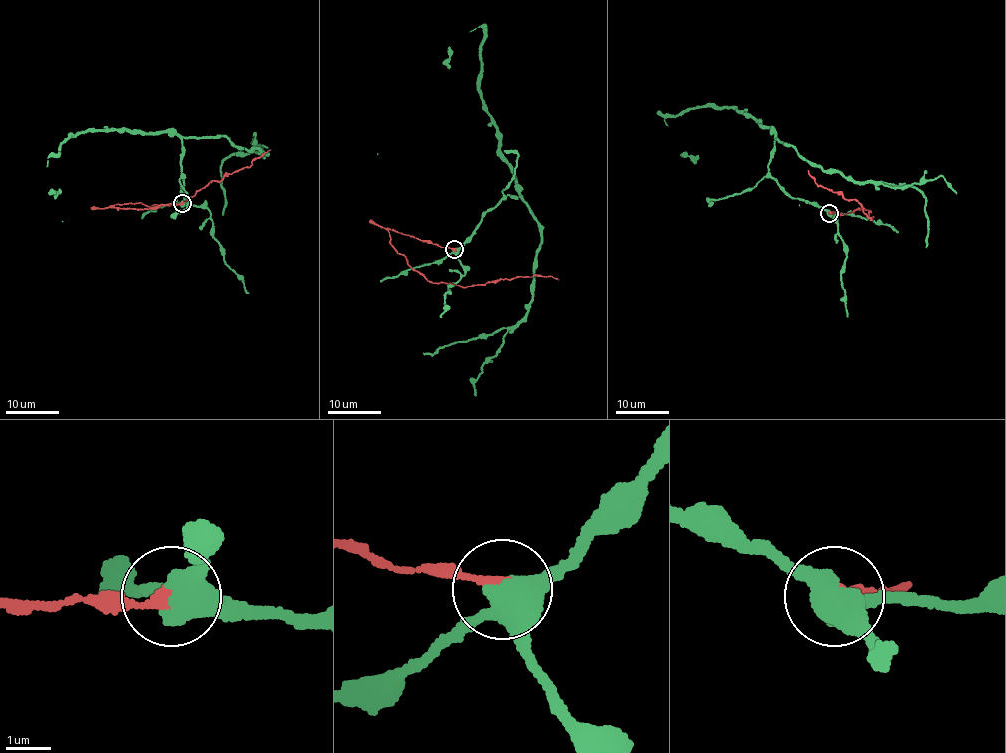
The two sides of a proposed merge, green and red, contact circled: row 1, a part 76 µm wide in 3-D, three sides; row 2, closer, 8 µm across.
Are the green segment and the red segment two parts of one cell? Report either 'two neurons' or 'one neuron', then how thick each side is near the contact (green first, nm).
two neurons | 440/340 nm

